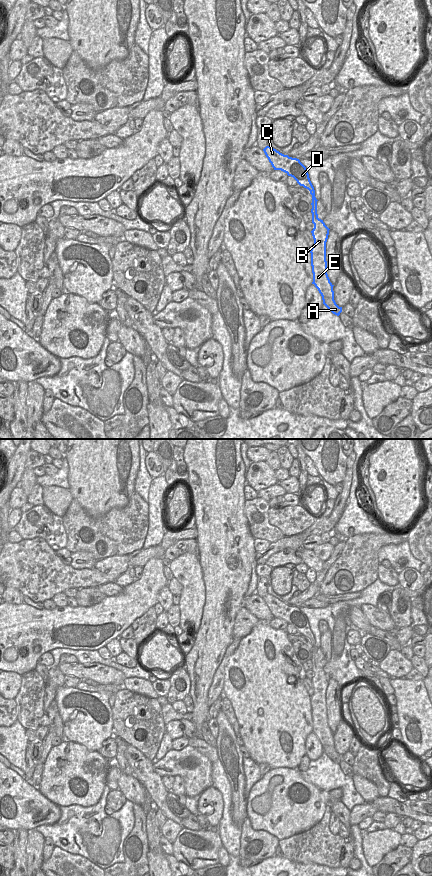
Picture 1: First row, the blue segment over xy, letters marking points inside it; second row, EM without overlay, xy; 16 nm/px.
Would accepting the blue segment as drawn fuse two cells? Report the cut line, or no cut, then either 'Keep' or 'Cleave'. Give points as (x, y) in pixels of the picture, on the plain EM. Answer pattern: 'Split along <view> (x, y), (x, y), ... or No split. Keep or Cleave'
No split. Keep.

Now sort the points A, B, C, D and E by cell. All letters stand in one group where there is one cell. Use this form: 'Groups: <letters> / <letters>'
Groups: A B C D E.

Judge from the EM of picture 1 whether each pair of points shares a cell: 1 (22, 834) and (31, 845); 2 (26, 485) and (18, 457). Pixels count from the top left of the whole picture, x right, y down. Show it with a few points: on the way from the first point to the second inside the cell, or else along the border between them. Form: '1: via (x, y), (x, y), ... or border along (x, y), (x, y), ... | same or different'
1: border along (27, 831), (25, 863) | different
2: border along (26, 468), (15, 486) | different

